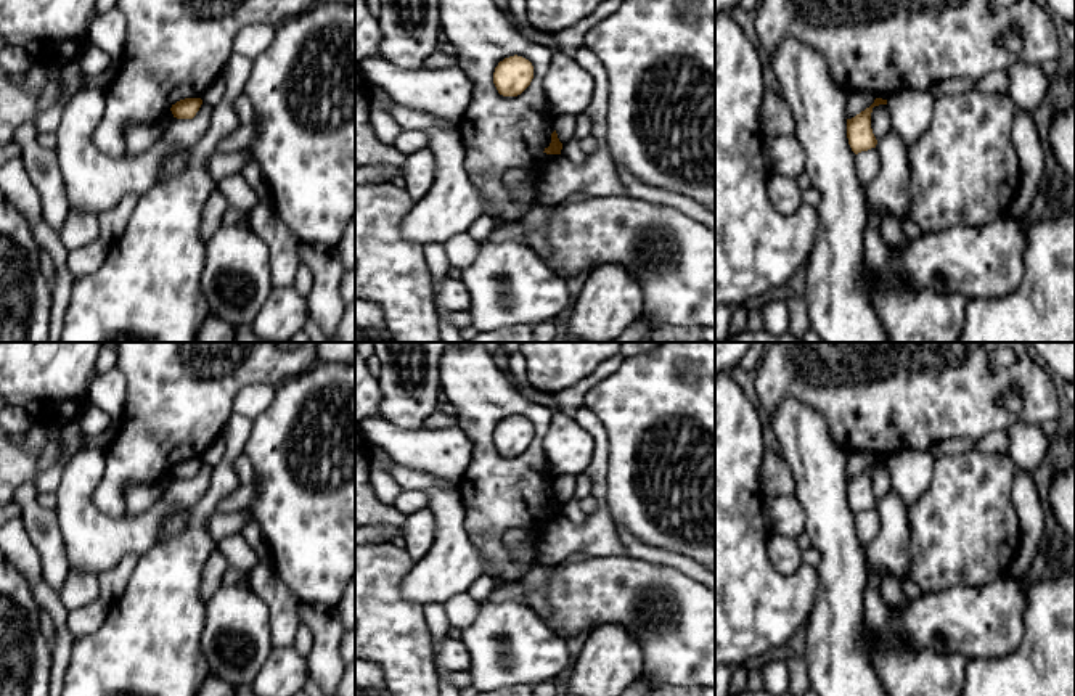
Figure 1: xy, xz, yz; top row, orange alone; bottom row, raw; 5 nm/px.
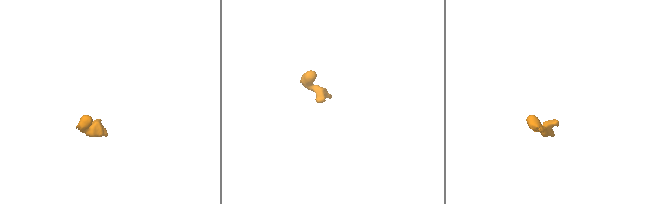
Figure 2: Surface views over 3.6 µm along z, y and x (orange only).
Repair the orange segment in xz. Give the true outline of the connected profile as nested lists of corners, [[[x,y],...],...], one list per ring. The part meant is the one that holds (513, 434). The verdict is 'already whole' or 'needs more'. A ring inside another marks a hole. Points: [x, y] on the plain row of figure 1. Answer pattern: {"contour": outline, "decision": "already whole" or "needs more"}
{"contour": [[[509,416],[498,423],[493,432],[493,444],[500,455],[517,456],[533,439],[533,426],[522,416]]], "decision": "already whole"}

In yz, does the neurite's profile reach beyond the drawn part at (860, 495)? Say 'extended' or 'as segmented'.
as segmented

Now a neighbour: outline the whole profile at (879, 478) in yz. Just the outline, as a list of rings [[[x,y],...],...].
[[[887,465],[873,468],[871,489],[877,502],[890,492],[892,487]]]

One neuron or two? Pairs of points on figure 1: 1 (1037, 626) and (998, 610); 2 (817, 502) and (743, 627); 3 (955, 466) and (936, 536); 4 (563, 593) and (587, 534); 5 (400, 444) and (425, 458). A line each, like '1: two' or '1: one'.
1: two
2: two
3: one
4: two
5: one

